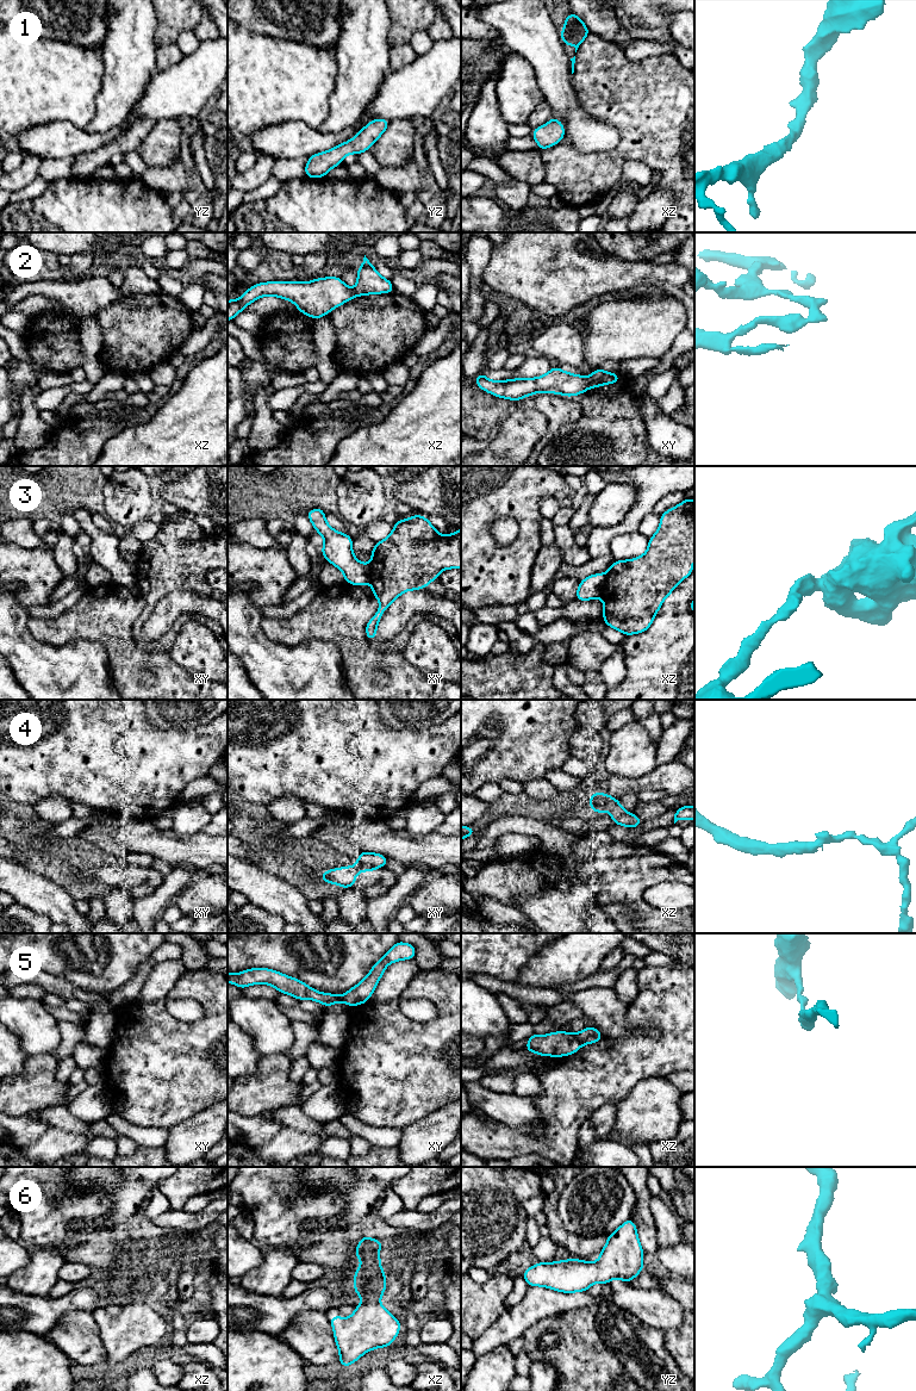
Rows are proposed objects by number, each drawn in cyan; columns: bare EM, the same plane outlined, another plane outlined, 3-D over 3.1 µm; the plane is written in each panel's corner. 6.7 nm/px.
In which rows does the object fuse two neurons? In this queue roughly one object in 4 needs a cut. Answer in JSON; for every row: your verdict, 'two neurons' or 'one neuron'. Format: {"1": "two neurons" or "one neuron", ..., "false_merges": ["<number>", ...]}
{"1": "one neuron", "2": "two neurons", "3": "two neurons", "4": "two neurons", "5": "two neurons", "6": "one neuron", "false_merges": ["2", "3", "4", "5"]}

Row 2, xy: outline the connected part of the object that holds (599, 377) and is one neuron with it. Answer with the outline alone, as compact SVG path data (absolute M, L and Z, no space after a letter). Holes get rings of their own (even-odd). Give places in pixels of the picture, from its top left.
M597 368L587 379L590 387L599 387L602 385L609 385L610 383L619 384L618 373L609 373L600 368Z

